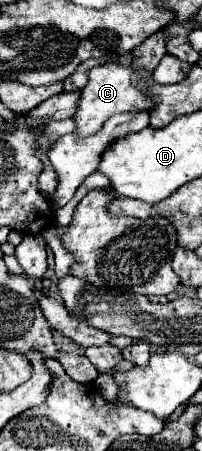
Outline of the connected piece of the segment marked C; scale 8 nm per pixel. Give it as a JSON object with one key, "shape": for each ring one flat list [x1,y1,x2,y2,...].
{"shape":[[105,64,89,70,89,80,81,88,81,102,77,102,77,114,75,120,75,134,77,136,91,136,95,134,113,114,119,112,133,112,133,110,151,110,155,106,153,98,149,96,149,88,145,94,137,90,131,84,131,68,119,66,119,64]]}

